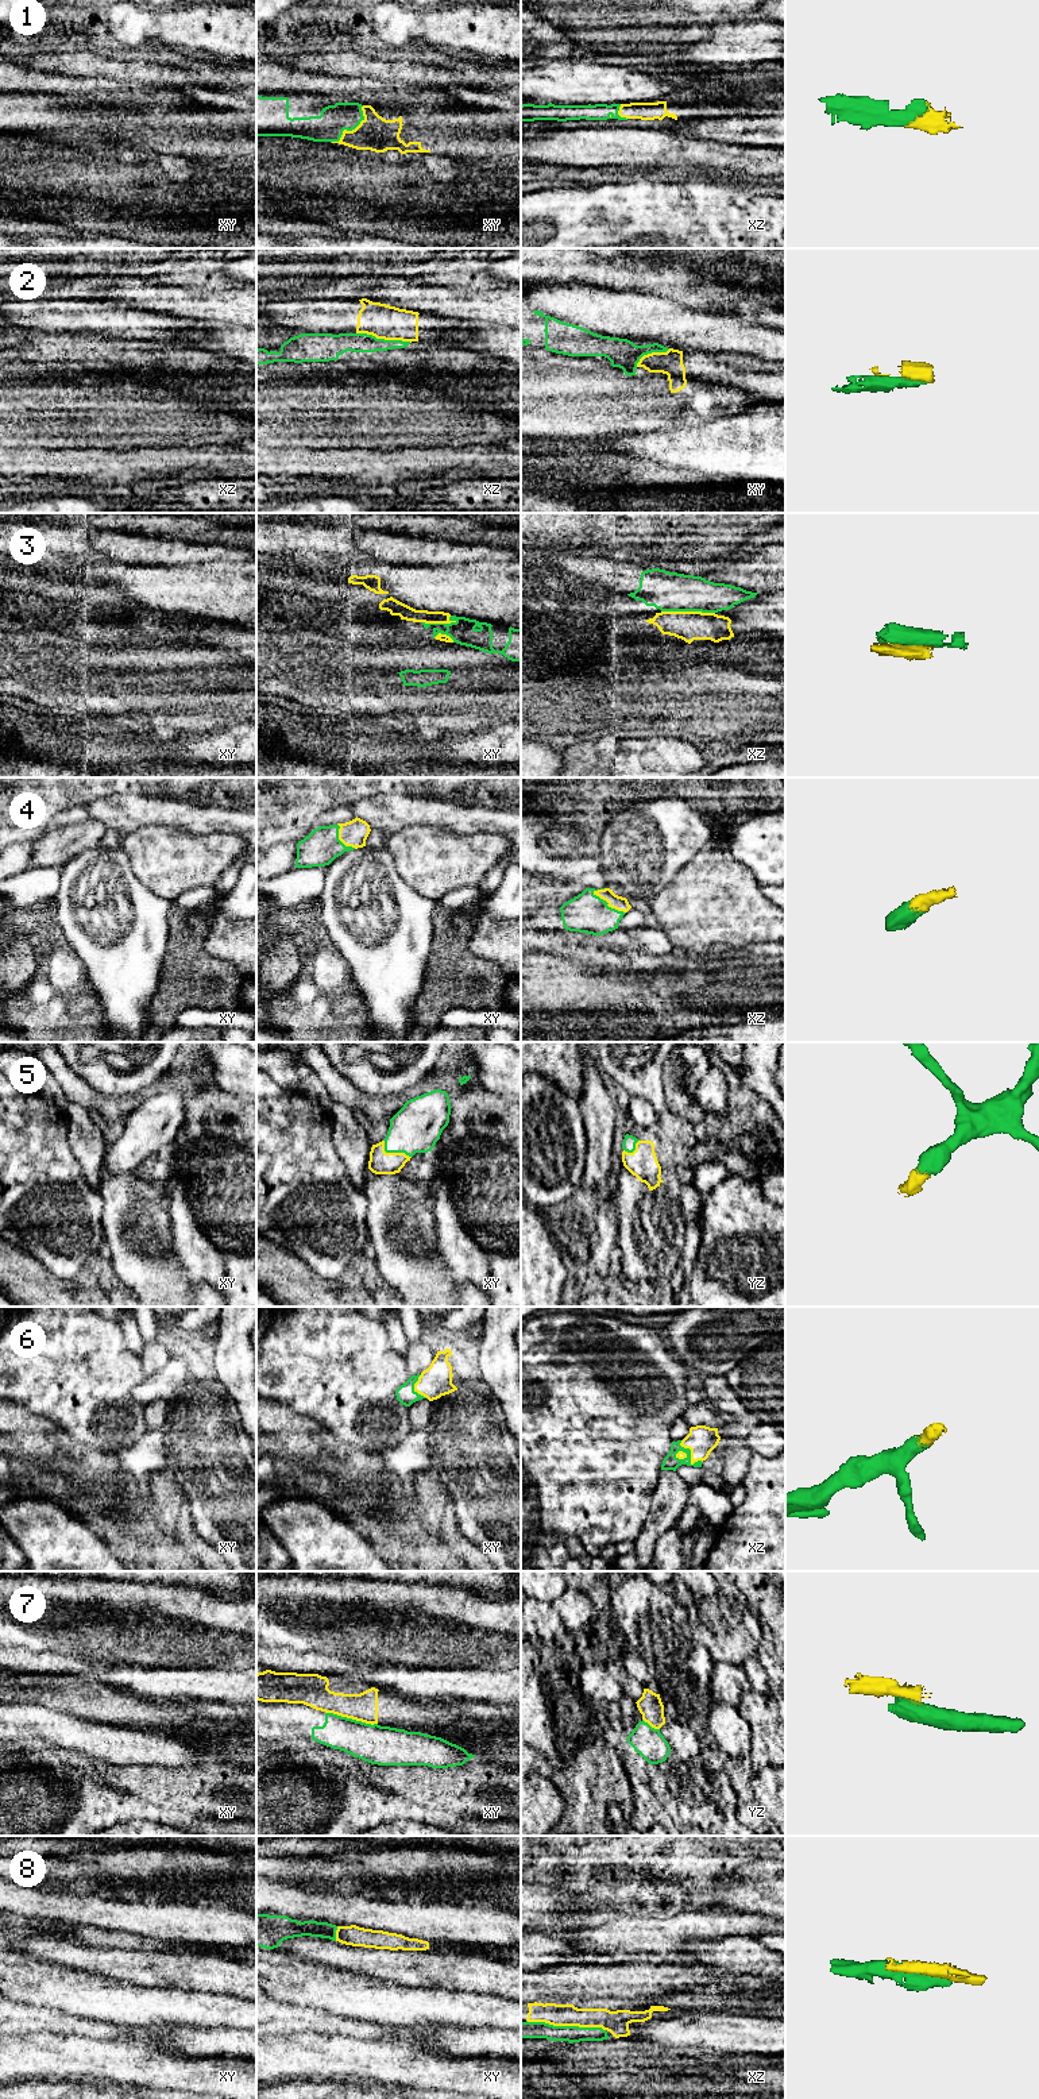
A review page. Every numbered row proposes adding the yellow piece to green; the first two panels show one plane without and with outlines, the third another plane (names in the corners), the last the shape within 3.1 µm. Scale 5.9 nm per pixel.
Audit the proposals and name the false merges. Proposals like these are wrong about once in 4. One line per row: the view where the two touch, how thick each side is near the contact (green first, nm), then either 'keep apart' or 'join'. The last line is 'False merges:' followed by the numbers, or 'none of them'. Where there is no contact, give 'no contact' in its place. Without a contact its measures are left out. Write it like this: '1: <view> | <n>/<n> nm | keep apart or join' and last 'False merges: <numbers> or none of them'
1: xy | 180/200 nm | join
2: xz | 120/200 nm | keep apart
3: xz | 240/180 nm | keep apart
4: xz | 240/90 nm | join
5: xy | 300/140 nm | join
6: xz | 90/170 nm | join
7: xy | 240/170 nm | keep apart
8: xz | 100/130 nm | keep apart
False merges: 2, 3, 7, 8

